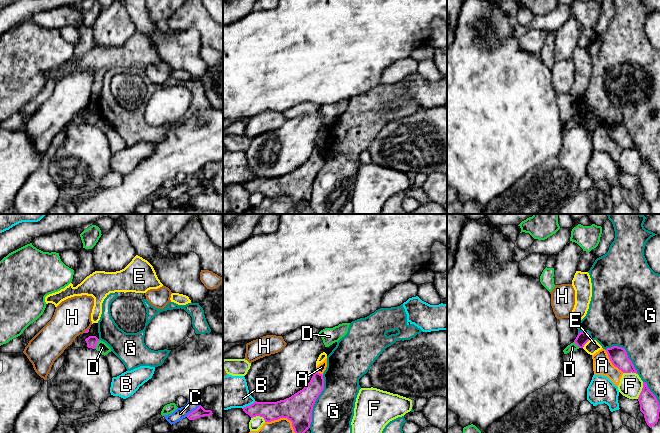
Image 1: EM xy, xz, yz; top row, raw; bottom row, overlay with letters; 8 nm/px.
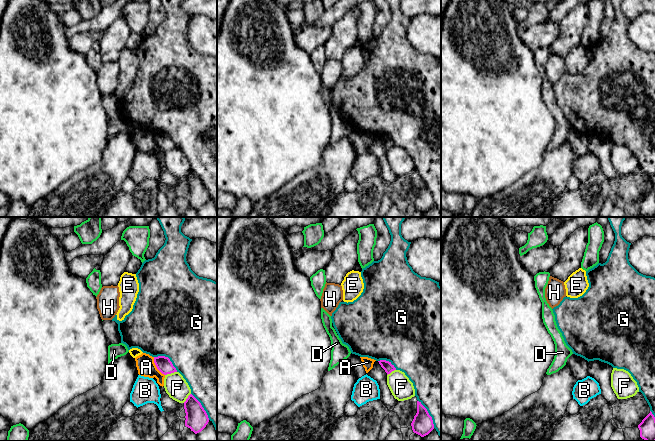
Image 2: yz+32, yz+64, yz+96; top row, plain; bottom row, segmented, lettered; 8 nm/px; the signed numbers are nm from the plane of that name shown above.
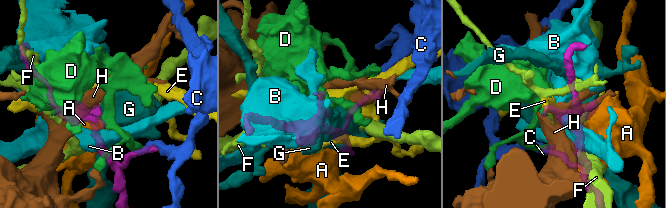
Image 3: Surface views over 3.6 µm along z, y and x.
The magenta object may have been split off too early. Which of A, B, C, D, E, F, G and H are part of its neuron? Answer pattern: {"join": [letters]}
{"join": []}

